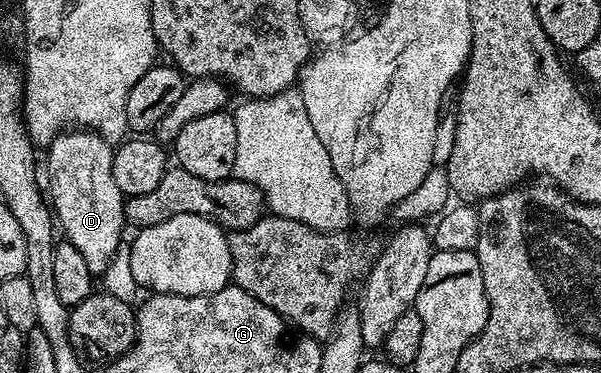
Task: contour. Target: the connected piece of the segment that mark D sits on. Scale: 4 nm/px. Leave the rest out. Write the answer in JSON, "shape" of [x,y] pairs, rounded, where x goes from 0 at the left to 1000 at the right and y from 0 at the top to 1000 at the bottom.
{"shape":[[[118,346],[101,357],[77,397],[78,501],[90,584],[108,627],[110,649],[121,654],[141,689],[153,740],[170,740],[190,684],[201,665],[198,627],[208,611],[205,550],[208,528],[188,485],[188,394],[156,351]]]}

